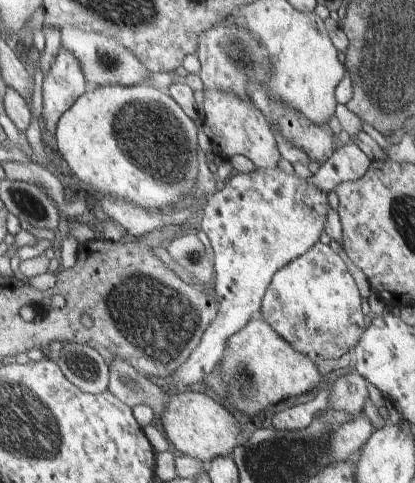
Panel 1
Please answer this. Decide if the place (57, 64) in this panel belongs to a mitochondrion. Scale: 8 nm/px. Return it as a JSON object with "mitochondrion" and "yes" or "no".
{"mitochondrion":"no"}

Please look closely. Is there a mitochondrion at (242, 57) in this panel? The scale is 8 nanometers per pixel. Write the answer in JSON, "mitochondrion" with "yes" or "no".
{"mitochondrion":"yes"}

